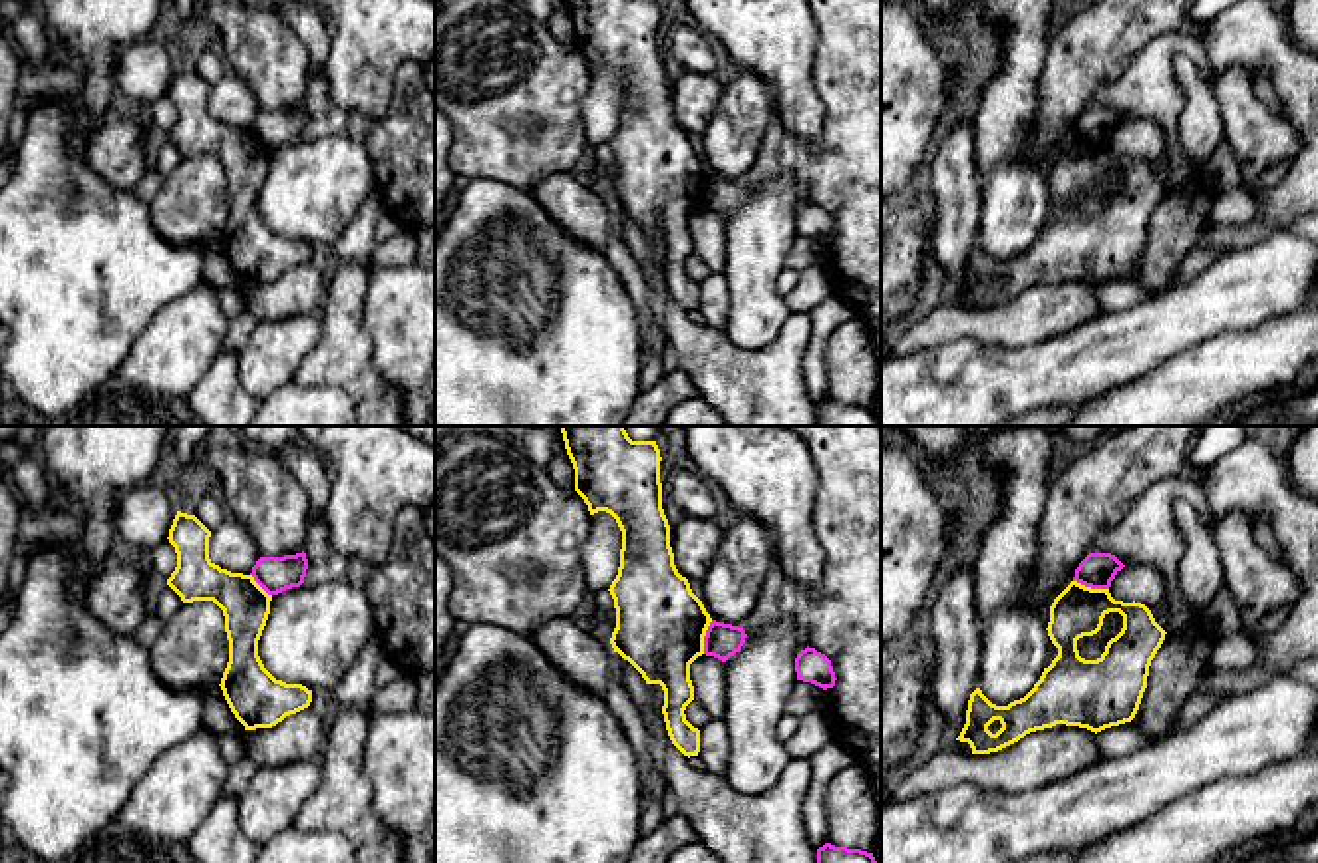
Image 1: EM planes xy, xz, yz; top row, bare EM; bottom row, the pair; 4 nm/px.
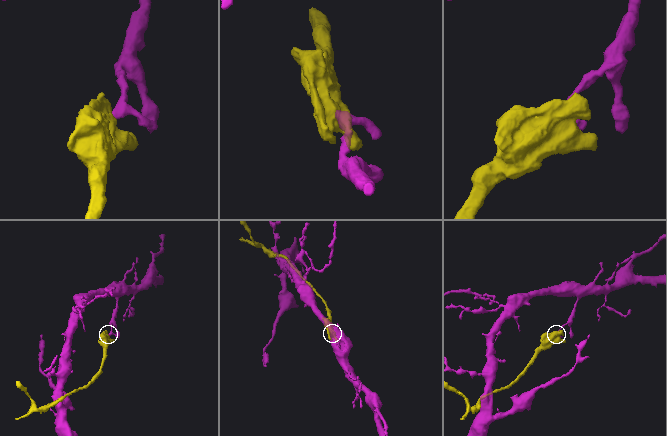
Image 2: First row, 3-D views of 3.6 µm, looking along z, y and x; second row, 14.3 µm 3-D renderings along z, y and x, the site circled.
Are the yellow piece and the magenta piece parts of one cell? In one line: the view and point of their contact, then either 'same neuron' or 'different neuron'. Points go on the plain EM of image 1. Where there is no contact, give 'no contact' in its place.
yz (1090, 142) | different neuron

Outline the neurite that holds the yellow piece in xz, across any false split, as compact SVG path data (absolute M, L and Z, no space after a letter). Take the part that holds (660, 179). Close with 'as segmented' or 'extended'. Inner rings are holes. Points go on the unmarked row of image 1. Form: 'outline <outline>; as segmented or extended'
outline M565 0L565 4L575 24L575 46L584 54L590 70L606 66L622 86L620 121L608 143L616 163L616 183L610 199L614 207L642 229L646 239L662 241L662 268L672 298L688 312L698 310L700 284L686 274L684 264L694 255L690 219L704 209L704 191L712 173L702 155L692 147L688 133L674 119L670 80L662 64L660 4L658 0Z; as segmented

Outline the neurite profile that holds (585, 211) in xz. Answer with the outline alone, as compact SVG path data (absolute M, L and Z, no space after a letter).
M553 173L531 195L575 241L606 255L616 209L602 187L582 185L571 173Z

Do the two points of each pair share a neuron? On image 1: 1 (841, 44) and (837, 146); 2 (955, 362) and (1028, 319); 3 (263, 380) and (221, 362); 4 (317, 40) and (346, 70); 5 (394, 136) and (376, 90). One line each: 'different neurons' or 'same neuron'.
1: same neuron
2: different neurons
3: different neurons
4: different neurons
5: different neurons

